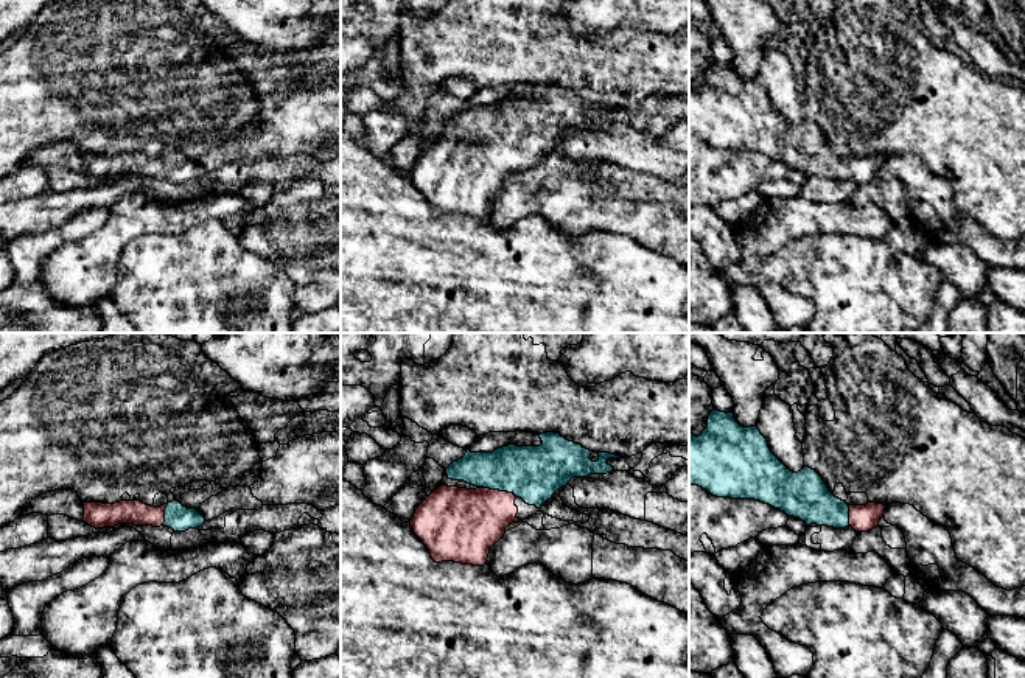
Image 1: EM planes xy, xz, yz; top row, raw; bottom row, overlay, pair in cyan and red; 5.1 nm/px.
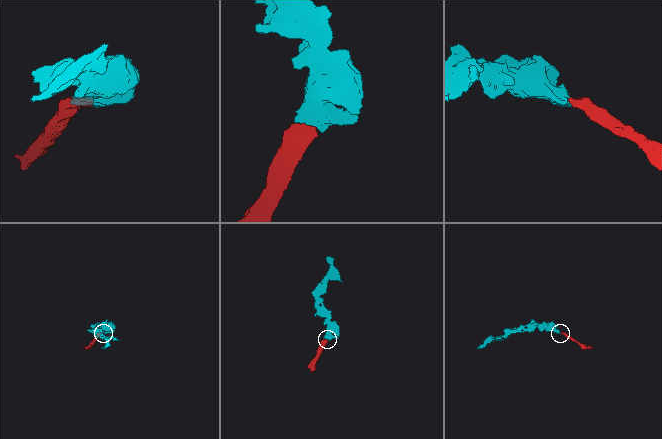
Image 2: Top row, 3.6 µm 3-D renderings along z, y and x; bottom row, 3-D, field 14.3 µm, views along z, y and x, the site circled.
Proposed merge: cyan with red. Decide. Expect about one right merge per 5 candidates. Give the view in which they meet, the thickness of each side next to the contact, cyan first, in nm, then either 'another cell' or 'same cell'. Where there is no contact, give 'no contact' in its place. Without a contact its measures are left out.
xz | 280/360 nm | same cell

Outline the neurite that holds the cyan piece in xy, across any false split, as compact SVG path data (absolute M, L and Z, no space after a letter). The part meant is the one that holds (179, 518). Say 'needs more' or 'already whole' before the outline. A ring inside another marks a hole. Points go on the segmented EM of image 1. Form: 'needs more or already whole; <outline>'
needs more; M120 501L115 504L84 502L84 522L95 529L118 524L170 527L174 532L198 529L205 518L196 508L187 508L179 501L151 507L142 501Z

